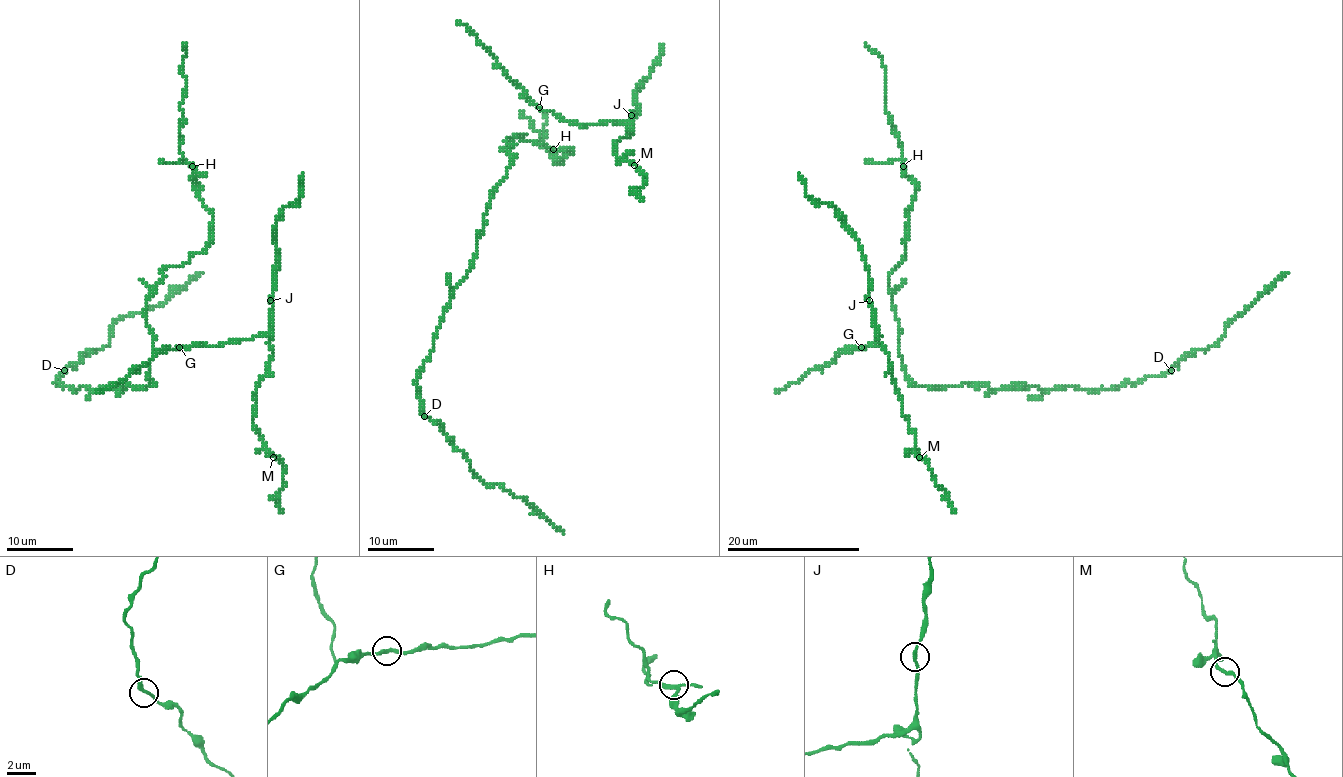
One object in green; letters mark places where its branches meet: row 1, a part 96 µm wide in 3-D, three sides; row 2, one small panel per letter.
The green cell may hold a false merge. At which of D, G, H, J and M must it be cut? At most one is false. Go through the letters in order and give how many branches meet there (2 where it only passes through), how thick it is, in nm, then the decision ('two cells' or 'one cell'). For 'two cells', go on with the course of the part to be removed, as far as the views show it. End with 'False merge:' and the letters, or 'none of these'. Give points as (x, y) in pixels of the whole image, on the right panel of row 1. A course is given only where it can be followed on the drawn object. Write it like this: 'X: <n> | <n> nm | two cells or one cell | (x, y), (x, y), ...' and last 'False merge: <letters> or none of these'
D: 2 | 240 nm | one cell
G: 2 | 240 nm | one cell
H: 2 | 240 nm | two cells | (903, 165), (898, 159), (864, 160)
J: 2 | 220 nm | one cell
M: 2 | 240 nm | one cell
False merge: H

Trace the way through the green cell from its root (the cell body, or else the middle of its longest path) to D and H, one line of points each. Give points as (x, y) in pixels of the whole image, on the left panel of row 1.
D: (130, 387), (127, 383), (119, 390), (114, 385), (95, 390), (80, 387), (74, 392), (55, 382), (64, 370)
H: (130, 387), (152, 385), (147, 297), (164, 269), (200, 254), (210, 237), (212, 215), (195, 190), (192, 165)

